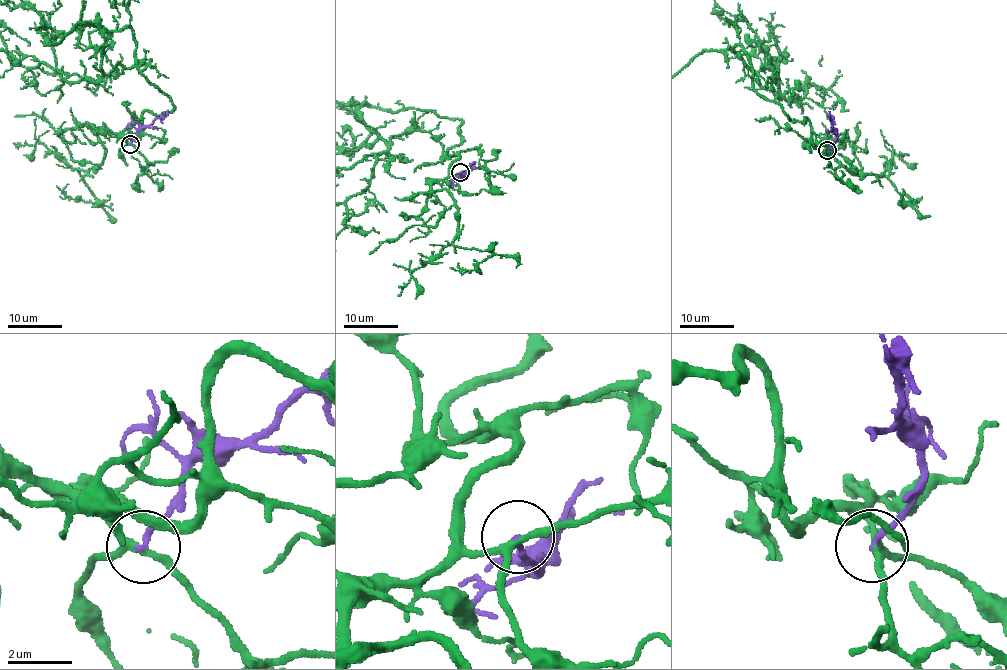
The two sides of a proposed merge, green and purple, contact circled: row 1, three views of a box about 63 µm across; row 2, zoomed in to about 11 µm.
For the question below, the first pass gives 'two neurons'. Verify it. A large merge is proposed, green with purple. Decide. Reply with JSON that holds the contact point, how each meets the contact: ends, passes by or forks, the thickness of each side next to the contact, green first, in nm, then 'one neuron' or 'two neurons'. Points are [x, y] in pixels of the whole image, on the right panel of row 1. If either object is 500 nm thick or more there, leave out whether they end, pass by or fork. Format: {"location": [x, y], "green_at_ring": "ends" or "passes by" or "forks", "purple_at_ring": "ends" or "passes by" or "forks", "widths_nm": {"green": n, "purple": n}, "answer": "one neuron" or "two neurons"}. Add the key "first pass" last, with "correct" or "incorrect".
{"location": [827, 150], "green_at_ring": "forks", "purple_at_ring": "ends", "widths_nm": {"green": 200, "purple": 160}, "answer": "two neurons", "first pass": "correct"}

